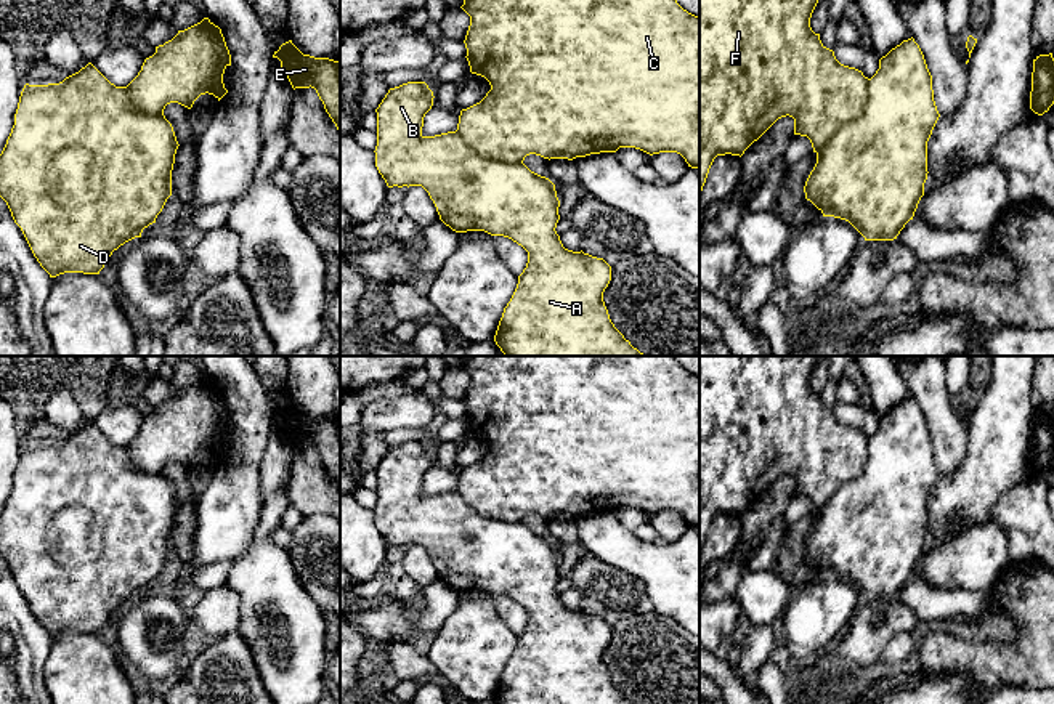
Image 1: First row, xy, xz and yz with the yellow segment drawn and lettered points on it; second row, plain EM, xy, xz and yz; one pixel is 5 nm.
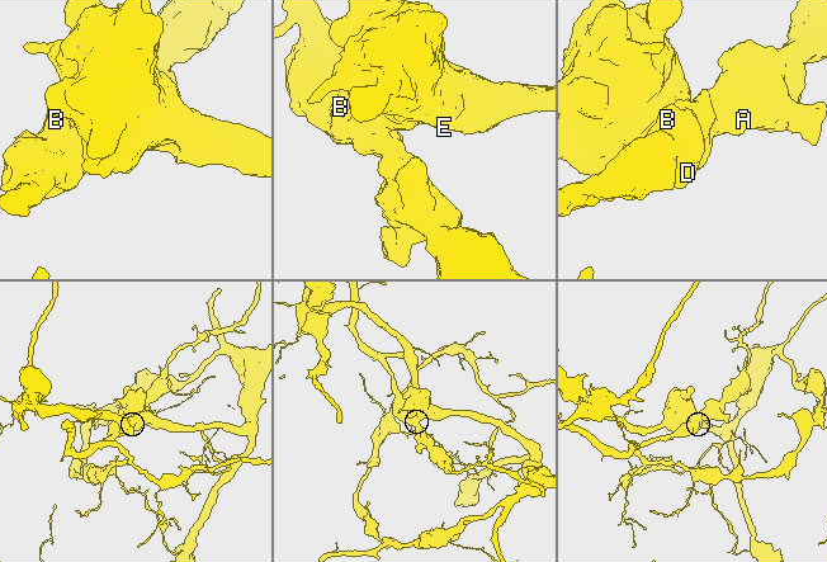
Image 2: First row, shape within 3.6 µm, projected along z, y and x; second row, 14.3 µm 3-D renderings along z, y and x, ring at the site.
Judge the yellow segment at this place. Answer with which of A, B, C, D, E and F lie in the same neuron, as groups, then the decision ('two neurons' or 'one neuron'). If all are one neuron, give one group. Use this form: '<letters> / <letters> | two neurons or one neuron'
A B D / C E F | two neurons

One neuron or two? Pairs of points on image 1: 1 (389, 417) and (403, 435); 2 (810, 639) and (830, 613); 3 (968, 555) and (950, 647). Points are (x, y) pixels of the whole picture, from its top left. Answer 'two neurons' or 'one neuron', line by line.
1: two neurons
2: one neuron
3: two neurons

